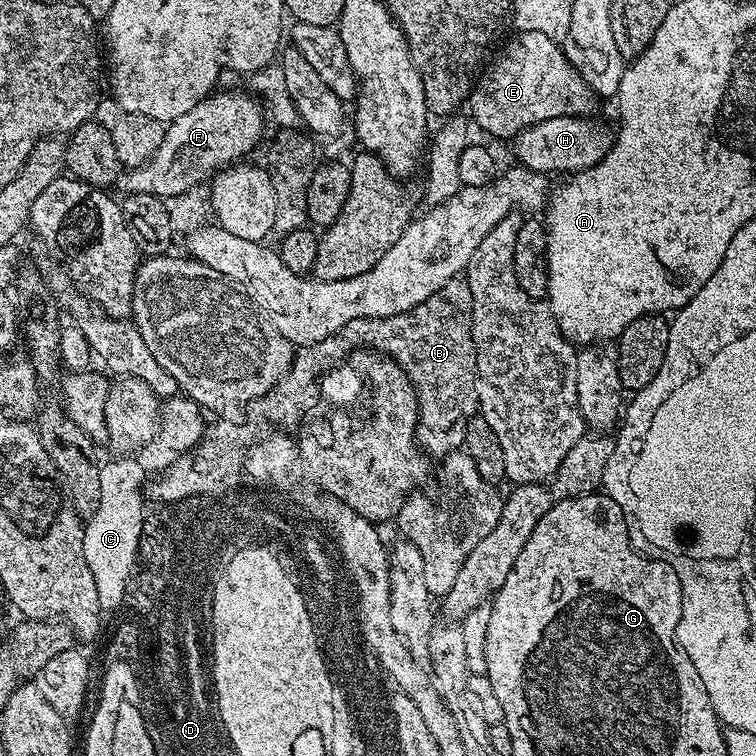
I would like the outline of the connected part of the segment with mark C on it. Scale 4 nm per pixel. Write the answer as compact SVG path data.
M124 456L121 460L105 459L100 466L100 501L98 510L87 517L84 524L84 553L86 566L90 566L90 574L94 574L94 586L98 586L98 602L101 609L116 608L129 595L124 586L125 576L132 563L132 552L135 552L136 506L141 502L142 485L145 479L144 468L136 460Z

